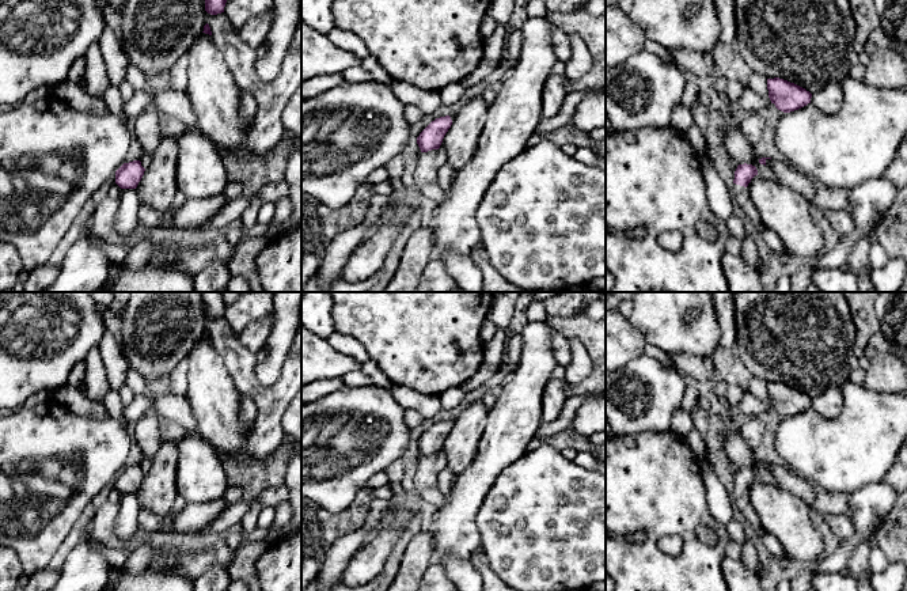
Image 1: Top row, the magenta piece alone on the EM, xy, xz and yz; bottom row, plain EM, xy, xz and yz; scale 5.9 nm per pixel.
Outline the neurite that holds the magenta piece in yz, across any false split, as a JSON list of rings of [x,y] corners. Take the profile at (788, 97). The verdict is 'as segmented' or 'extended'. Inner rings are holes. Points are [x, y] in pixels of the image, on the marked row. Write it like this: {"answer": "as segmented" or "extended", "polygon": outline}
{"answer": "as segmented", "polygon": [[[779,77],[767,79],[767,90],[771,103],[783,113],[807,106],[812,98],[812,94],[805,88]]]}

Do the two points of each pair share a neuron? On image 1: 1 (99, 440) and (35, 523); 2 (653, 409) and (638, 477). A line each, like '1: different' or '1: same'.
1: same
2: different

